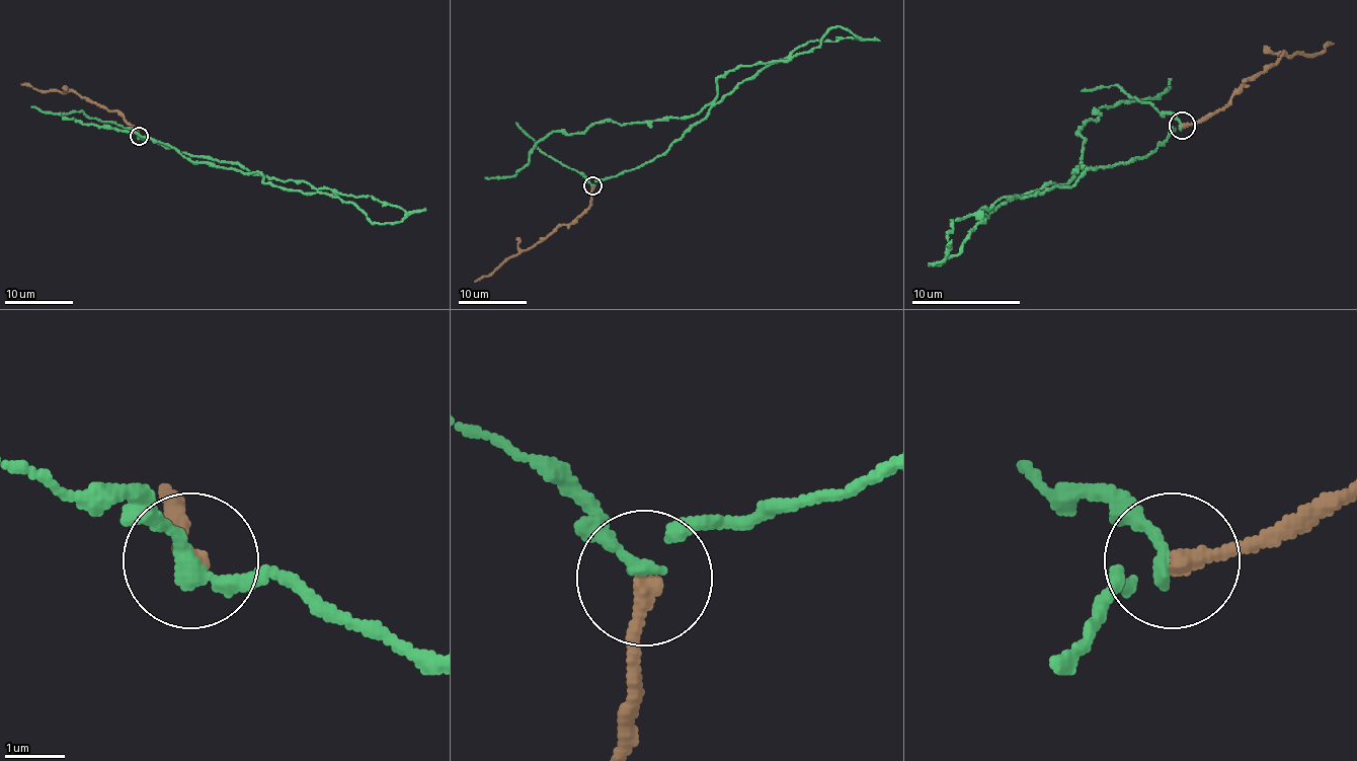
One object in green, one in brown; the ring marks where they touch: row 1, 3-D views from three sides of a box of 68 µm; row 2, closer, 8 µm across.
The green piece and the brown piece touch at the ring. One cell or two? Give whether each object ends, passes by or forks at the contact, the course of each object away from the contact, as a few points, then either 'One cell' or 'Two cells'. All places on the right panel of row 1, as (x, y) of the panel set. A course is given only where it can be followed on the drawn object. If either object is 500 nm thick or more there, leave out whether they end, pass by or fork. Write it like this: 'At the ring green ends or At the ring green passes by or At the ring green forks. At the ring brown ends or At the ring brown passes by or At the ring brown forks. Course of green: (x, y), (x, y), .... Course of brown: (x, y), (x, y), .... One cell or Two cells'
At the ring green passes by. At the ring brown ends. Course of green: (1180, 126), (1141, 158), (1054, 182), (1079, 169), (1079, 134), (1095, 111), (1158, 98), (1169, 79). Course of brown: (1183, 126), (1202, 123), (1215, 115), (1246, 82), (1281, 55), (1319, 55), (1333, 44). One cell

